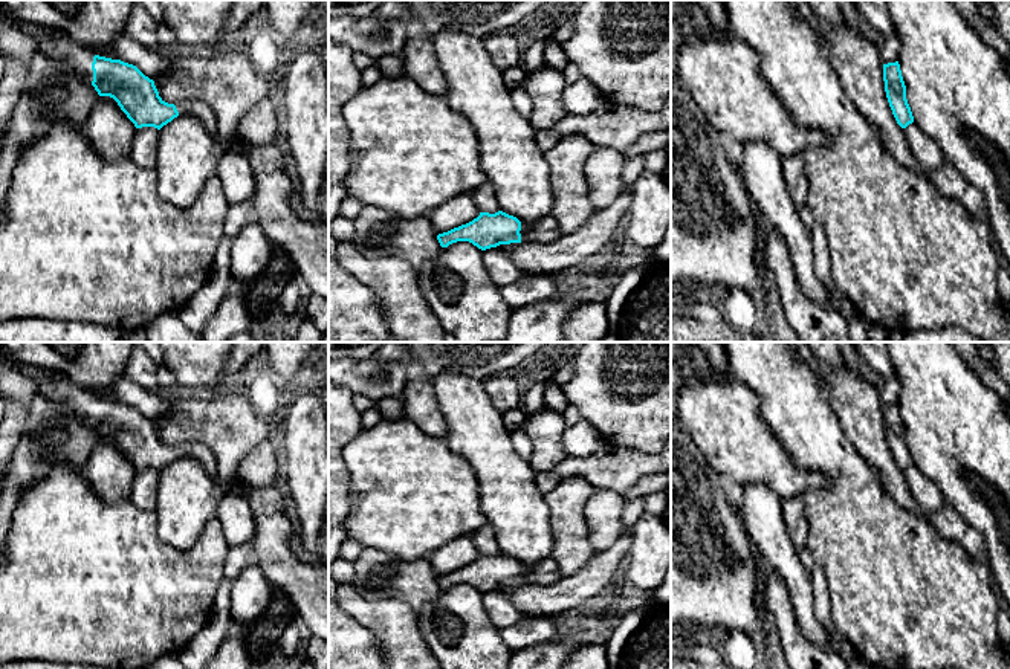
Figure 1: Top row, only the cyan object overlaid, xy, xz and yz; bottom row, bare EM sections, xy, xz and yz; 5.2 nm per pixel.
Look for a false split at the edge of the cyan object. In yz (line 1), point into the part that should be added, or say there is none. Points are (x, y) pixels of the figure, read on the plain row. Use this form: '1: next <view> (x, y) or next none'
1: next none

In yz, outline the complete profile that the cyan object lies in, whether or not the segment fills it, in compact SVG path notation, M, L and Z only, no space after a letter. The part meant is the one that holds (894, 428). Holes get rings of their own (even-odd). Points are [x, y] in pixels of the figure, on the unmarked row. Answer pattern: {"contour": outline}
{"contour": "M898 403L883 406L883 423L892 457L897 466L902 470L906 470L909 466L914 464L914 458L906 441L906 428Z"}

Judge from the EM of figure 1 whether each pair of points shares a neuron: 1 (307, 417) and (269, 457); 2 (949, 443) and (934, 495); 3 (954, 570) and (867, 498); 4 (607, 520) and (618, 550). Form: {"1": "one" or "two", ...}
{"1": "two", "2": "two", "3": "one", "4": "two"}

